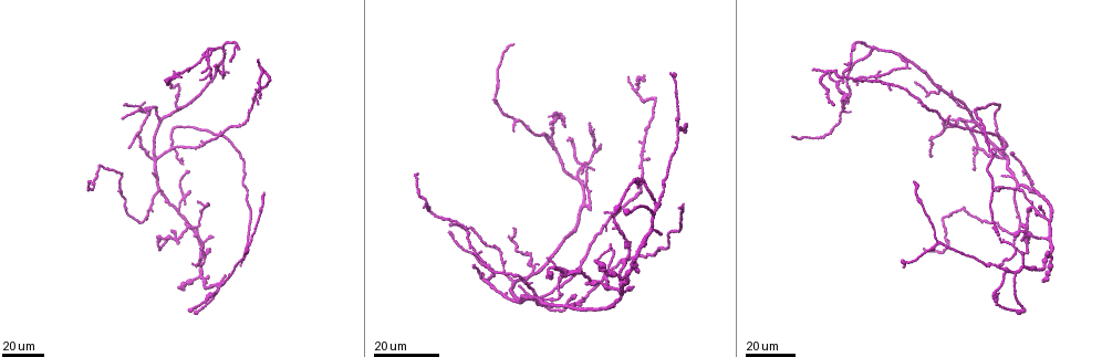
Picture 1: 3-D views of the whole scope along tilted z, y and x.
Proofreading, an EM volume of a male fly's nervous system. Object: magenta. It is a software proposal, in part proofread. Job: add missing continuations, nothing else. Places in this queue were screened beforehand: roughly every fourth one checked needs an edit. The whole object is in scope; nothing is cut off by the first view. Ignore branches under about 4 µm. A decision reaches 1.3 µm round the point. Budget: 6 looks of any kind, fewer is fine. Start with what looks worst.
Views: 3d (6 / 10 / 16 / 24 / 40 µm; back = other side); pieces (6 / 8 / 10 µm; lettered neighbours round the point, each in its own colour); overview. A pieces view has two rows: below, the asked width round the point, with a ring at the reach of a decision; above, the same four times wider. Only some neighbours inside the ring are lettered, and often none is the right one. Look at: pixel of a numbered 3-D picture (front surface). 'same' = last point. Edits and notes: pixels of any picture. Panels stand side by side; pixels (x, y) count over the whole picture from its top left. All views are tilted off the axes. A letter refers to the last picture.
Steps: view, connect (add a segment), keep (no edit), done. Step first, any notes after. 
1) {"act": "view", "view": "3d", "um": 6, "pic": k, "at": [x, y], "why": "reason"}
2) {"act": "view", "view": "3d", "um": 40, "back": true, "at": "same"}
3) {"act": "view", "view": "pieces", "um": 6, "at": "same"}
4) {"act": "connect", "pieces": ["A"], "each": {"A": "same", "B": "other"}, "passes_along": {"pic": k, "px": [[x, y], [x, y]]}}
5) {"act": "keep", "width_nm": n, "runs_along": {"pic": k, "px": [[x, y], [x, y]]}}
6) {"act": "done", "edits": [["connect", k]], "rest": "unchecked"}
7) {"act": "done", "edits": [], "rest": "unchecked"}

{"act": "view", "view": "3d", "um": 40, "pic": 1, "at": [679, 206], "why": "branch stops here"}

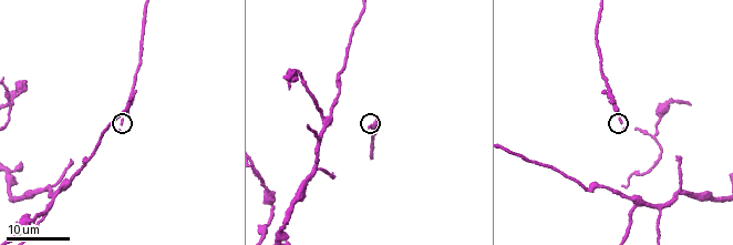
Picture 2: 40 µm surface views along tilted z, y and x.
{"act": "view", "view": "pieces", "um": 8, "pic": 2, "at": [625, 130], "why": "what lies round it"}

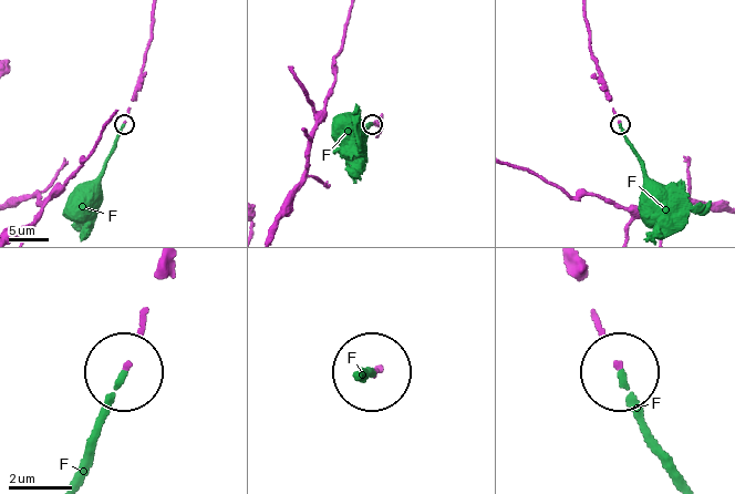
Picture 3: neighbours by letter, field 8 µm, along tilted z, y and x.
{"act": "connect", "pieces": ["F"], "width_nm": 110, "each": {"F": "same"}, "passes_along": {"pic": 3, "px": [[161, 267], [82, 469]]}, "found": "it goes on there"}

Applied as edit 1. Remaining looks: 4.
{"act": "view", "view": "overview", "why": "redraw"}

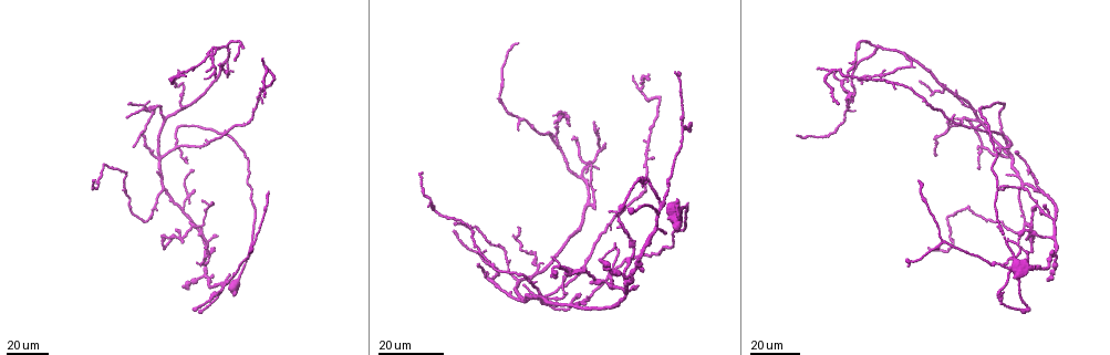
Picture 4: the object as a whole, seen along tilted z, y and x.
{"act": "view", "view": "3d", "um": 24, "pic": 4, "at": [643, 271], "why": "free end"}

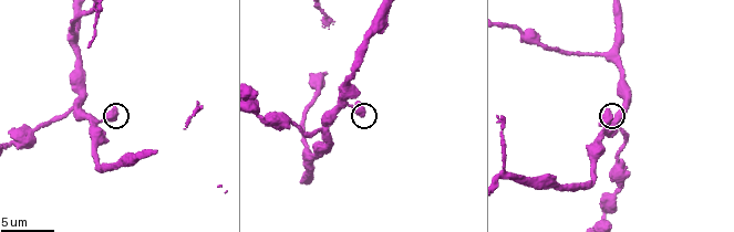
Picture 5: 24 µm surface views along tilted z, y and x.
{"act": "view", "view": "pieces", "um": 6, "pic": 5, "at": [609, 109]}

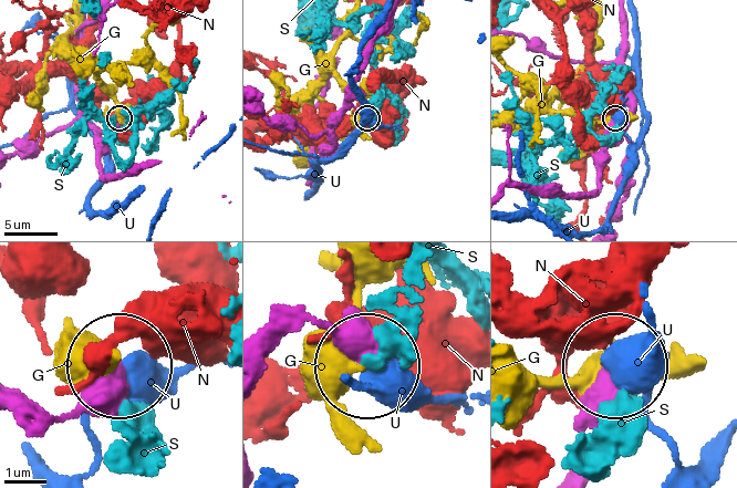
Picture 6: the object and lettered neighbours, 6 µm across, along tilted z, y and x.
{"act": "keep", "width_nm": 410, "each": {"G": "other", "N": "other", "S": "other", "U": "other"}, "found": "no lettered segment goes on from it"}

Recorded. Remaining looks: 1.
{"act": "done", "edits": [["connect", 3]], "rest": "unchecked"}

